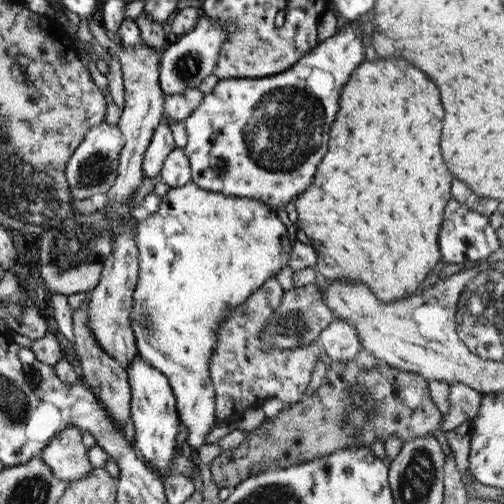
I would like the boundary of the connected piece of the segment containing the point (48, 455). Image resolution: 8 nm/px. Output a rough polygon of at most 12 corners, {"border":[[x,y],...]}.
{"border":[[65,426],[39,457],[66,481],[93,469],[77,426]]}

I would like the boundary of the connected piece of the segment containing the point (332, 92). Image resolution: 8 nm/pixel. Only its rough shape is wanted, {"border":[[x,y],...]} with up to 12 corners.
{"border":[[358,20],[183,121],[191,182],[296,200],[363,61]]}

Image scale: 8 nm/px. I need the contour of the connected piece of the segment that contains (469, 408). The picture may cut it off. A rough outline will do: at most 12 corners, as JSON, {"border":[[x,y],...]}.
{"border":[[449,385],[447,412],[439,425],[453,430],[477,414],[482,393]]}

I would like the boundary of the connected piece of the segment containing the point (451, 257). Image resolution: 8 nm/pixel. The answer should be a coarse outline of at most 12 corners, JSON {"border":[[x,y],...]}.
{"border":[[448,200],[437,232],[445,263],[483,262],[501,242],[488,218]]}

